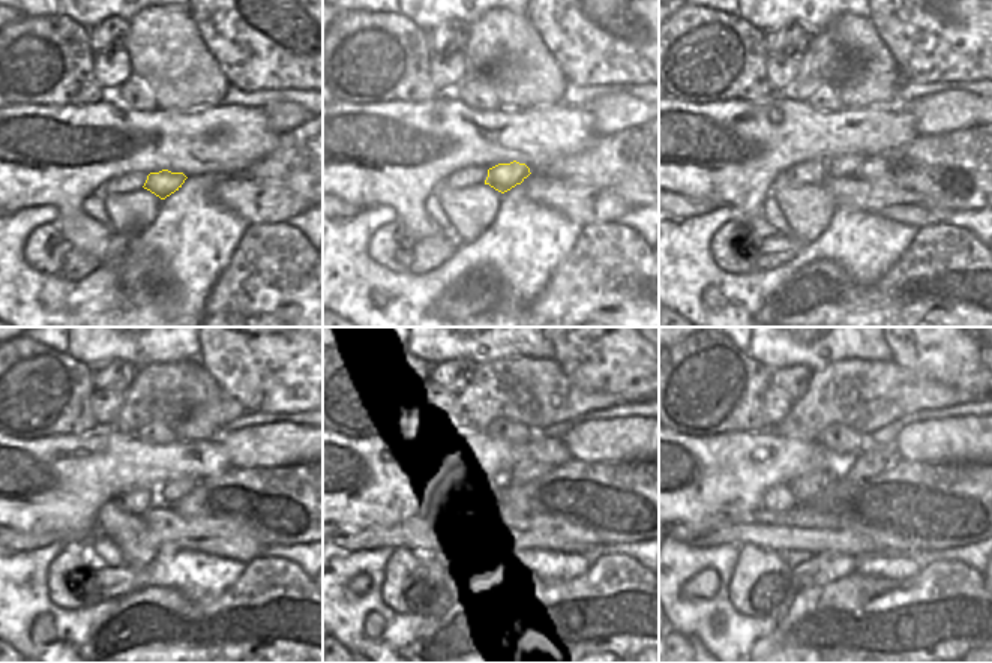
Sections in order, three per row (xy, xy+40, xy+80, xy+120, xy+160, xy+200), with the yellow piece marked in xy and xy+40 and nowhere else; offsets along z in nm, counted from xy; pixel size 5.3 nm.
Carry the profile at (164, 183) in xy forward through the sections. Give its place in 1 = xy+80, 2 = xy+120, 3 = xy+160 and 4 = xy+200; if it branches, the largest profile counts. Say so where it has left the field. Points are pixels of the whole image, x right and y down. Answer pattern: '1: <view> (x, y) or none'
1: xy+80 (847, 165)
2: xy+120 (170, 492)
3: xy+160 (529, 473)
4: xy+200 (871, 462)

